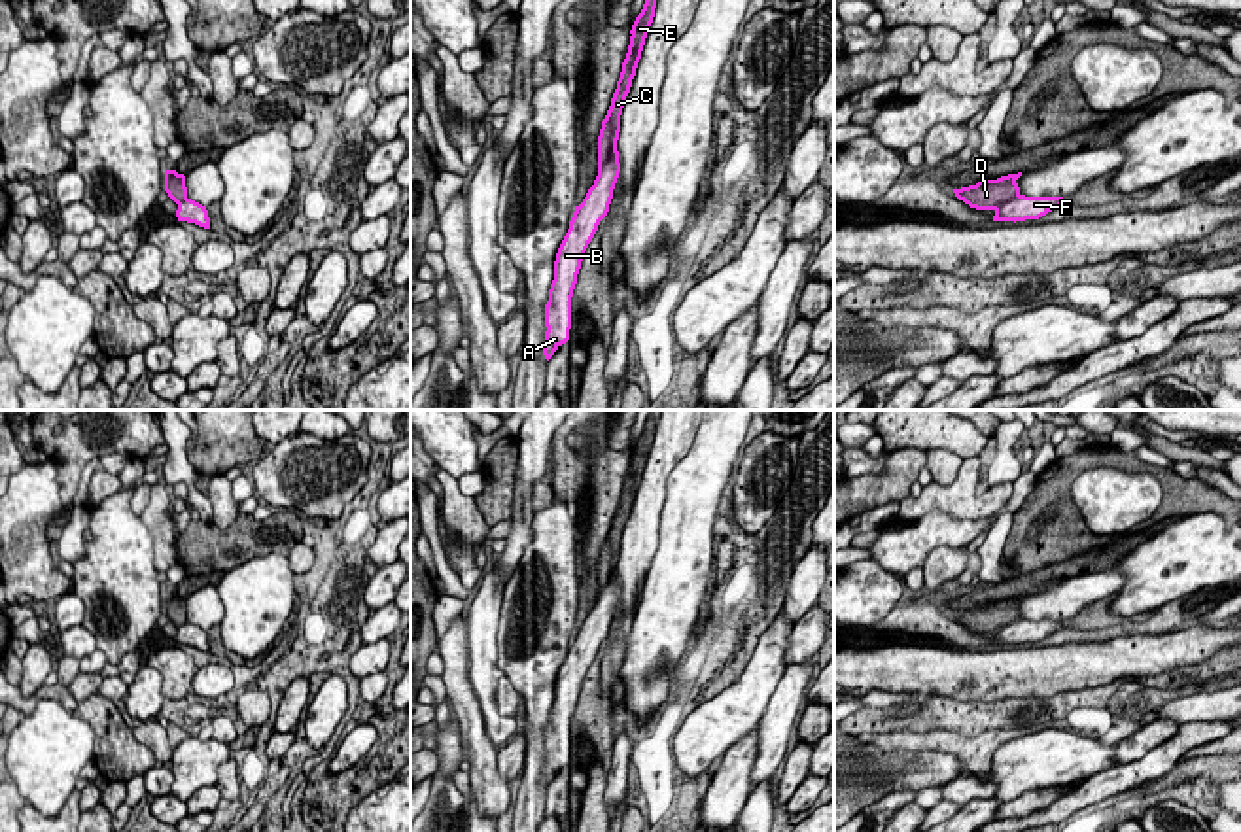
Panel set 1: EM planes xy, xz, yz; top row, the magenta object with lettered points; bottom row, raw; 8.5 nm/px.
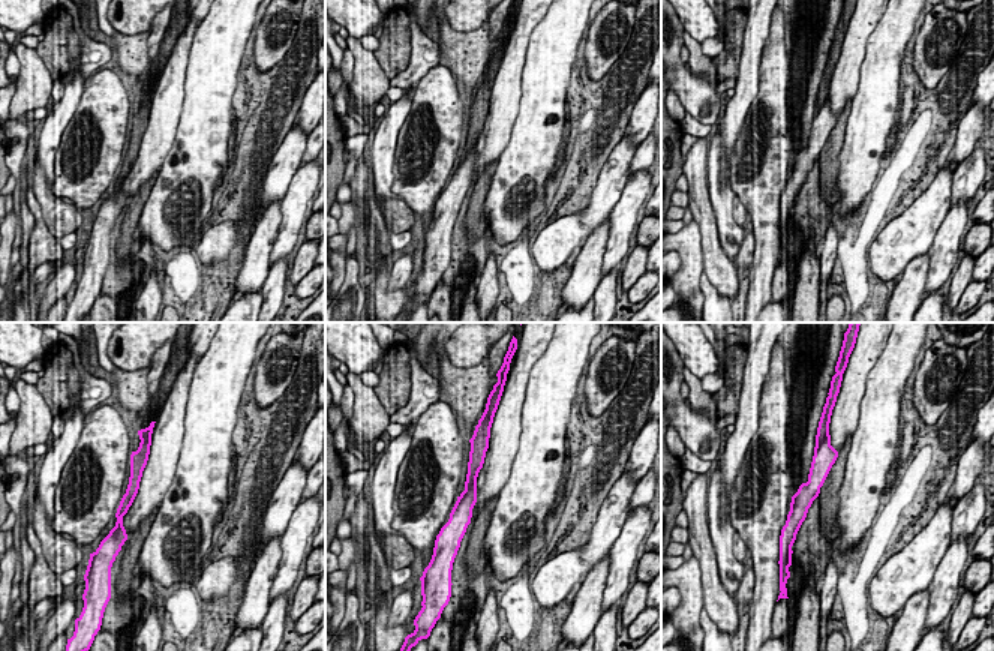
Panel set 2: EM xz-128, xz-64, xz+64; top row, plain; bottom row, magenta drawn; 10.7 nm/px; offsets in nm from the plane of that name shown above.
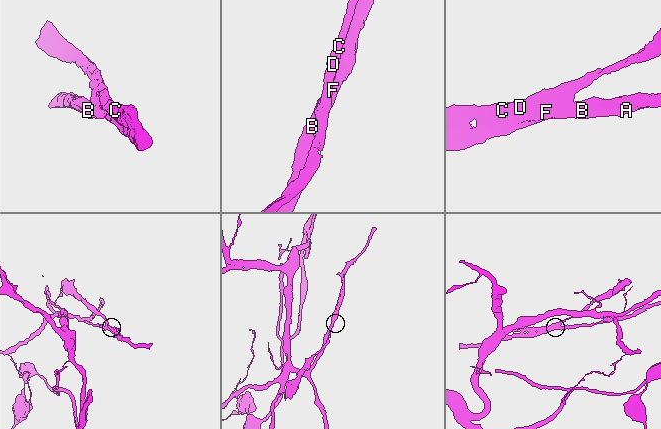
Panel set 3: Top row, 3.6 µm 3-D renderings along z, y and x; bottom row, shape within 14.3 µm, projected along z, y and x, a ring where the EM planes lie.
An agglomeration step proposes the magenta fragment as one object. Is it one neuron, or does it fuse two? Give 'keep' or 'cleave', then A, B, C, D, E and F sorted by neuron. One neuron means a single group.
cleave; A B F / C D E

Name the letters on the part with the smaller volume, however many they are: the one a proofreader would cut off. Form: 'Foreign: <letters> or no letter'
Foreign: C, D, E

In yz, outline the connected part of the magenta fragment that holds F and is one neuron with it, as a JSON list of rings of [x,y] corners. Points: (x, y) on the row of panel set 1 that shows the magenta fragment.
[[[1020,195],[995,210],[993,221],[1025,221],[1039,219],[1059,208],[1063,197],[1025,197]]]

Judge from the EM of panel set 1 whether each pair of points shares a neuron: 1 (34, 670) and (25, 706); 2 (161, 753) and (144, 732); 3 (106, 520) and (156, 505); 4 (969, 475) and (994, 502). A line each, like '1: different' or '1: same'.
1: different
2: same
3: different
4: same

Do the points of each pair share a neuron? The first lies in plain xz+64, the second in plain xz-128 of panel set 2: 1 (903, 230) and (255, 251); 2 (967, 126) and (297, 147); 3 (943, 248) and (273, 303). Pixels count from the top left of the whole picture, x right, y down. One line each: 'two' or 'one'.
1: two
2: two
3: two

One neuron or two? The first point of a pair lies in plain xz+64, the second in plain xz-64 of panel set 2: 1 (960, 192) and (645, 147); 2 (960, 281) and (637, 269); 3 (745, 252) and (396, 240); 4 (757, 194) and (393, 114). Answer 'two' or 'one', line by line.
1: one
2: one
3: two
4: two

